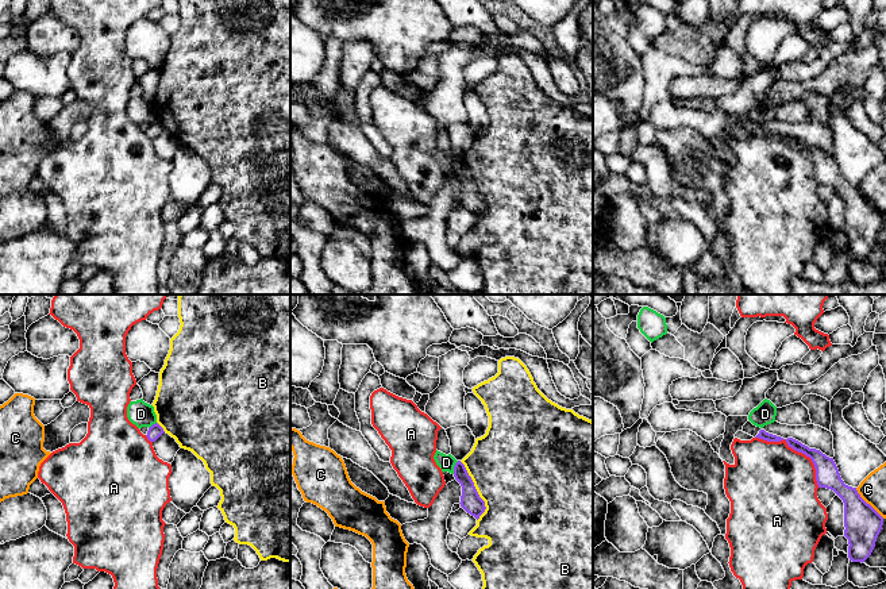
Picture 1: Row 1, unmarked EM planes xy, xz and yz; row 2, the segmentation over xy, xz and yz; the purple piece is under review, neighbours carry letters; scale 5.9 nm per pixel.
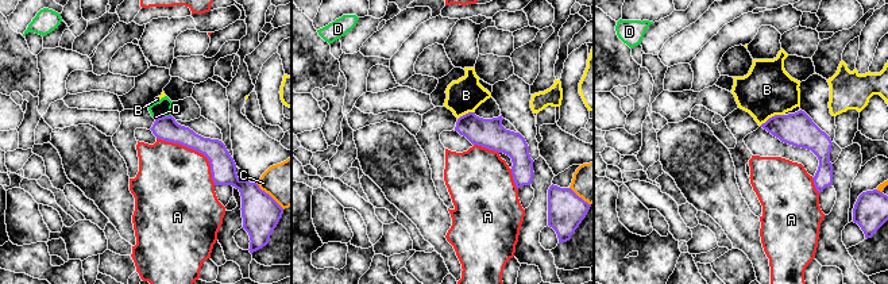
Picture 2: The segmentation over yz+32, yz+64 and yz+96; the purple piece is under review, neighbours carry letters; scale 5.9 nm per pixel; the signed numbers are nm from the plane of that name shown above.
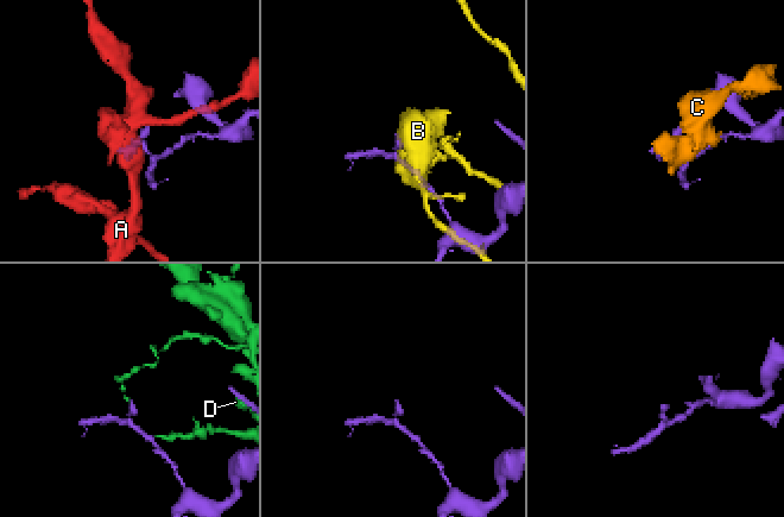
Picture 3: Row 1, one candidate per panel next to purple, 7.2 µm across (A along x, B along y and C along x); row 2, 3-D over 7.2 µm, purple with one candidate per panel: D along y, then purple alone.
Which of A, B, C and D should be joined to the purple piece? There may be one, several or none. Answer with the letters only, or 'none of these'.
none of these

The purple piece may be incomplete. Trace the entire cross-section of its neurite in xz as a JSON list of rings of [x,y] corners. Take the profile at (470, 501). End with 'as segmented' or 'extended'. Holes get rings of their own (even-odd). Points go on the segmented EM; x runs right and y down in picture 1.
[[[458,461],[454,466],[454,477],[462,486],[461,507],[477,520],[485,512],[485,501],[479,497],[465,465]]]; as segmented

